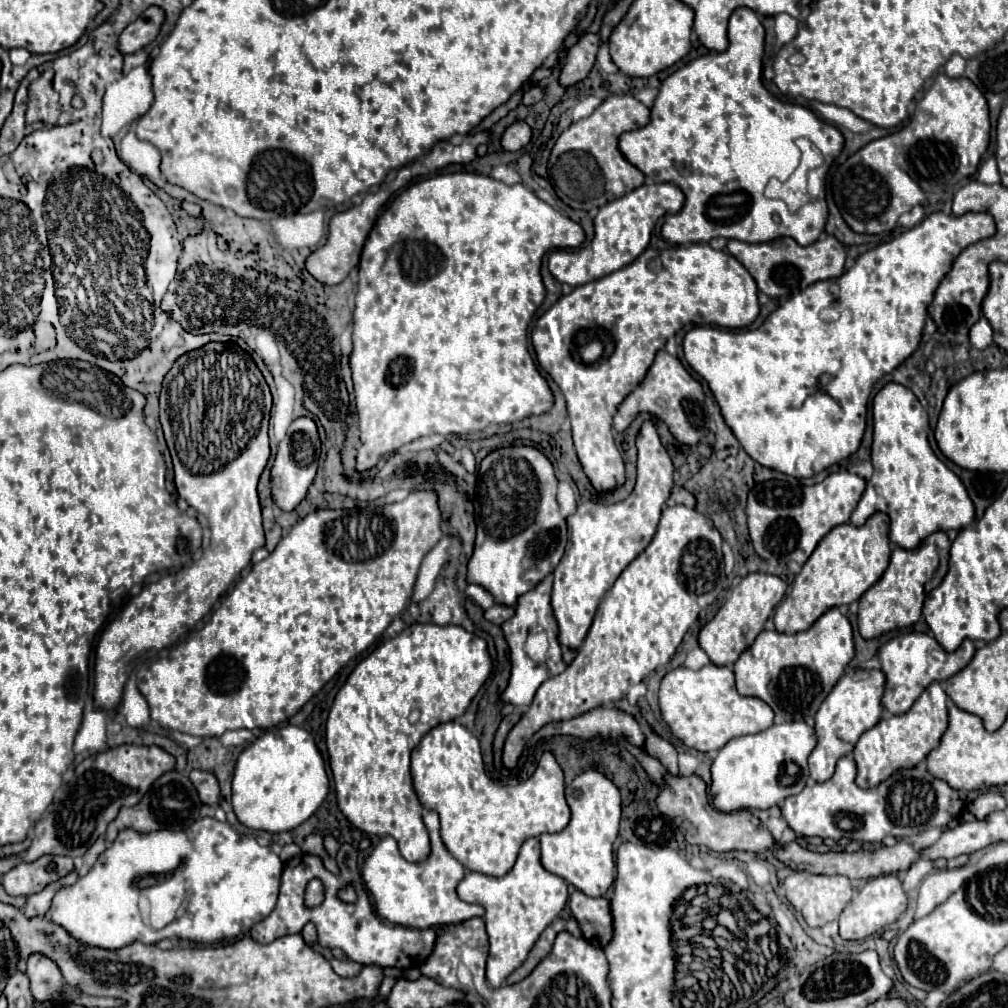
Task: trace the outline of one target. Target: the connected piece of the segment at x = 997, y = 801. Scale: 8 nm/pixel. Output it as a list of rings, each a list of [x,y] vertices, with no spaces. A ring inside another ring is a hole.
[[[986,792],[986,794],[980,794],[974,802],[970,802],[968,810],[978,818],[986,818],[988,814],[996,812],[996,810],[1004,810],[1006,808],[1006,800],[1002,798],[1002,794],[998,792]]]

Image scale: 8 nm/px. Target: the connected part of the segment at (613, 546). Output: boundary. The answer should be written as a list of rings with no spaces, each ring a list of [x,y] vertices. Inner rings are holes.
[[[650,420],[642,424],[636,446],[638,482],[632,494],[618,504],[598,504],[590,500],[580,500],[576,512],[568,516],[570,538],[566,544],[566,554],[554,570],[550,602],[554,618],[558,622],[560,646],[578,648],[582,644],[600,598],[616,582],[620,572],[652,542],[652,536],[658,528],[662,504],[670,498],[670,490],[674,486],[674,466]]]

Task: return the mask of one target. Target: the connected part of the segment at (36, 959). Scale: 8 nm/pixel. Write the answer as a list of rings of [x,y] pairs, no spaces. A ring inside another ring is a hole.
[[[32,954],[28,958],[26,974],[30,978],[36,1002],[46,1002],[46,998],[54,998],[54,994],[58,994],[58,990],[62,990],[64,986],[64,978],[58,966],[42,954]]]

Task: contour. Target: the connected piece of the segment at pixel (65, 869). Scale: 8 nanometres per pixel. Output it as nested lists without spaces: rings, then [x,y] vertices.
[[[42,856],[36,862],[30,864],[18,864],[16,868],[12,868],[10,872],[6,872],[2,876],[2,886],[10,896],[30,896],[36,894],[38,890],[44,890],[50,882],[60,880],[62,876],[66,876],[72,870],[72,862],[68,856]]]

